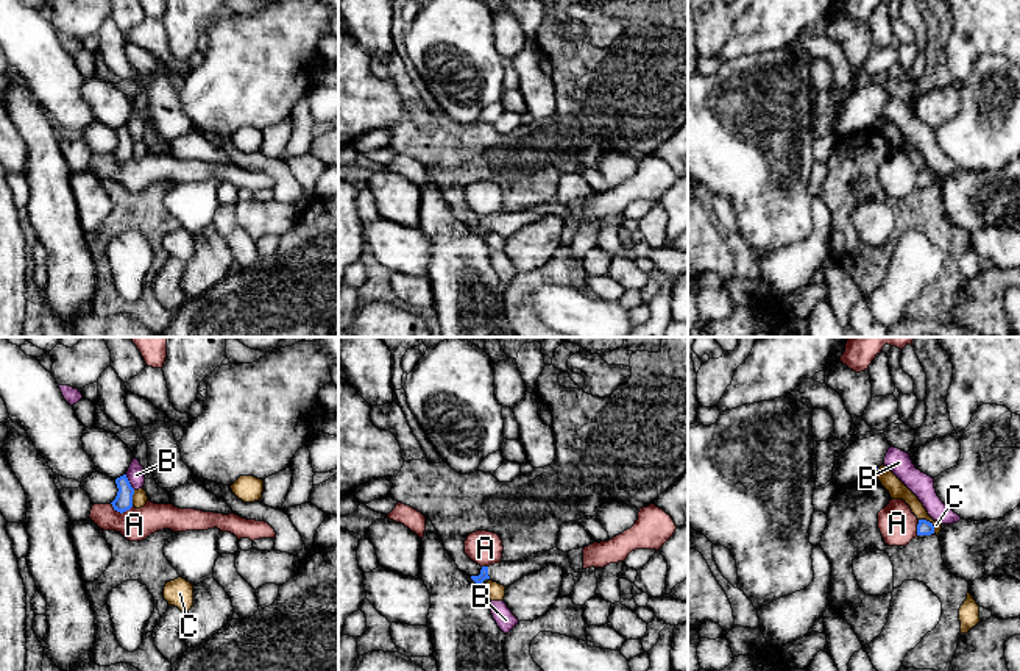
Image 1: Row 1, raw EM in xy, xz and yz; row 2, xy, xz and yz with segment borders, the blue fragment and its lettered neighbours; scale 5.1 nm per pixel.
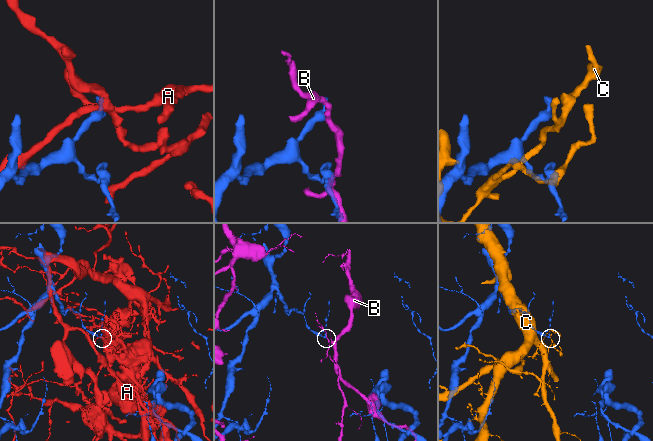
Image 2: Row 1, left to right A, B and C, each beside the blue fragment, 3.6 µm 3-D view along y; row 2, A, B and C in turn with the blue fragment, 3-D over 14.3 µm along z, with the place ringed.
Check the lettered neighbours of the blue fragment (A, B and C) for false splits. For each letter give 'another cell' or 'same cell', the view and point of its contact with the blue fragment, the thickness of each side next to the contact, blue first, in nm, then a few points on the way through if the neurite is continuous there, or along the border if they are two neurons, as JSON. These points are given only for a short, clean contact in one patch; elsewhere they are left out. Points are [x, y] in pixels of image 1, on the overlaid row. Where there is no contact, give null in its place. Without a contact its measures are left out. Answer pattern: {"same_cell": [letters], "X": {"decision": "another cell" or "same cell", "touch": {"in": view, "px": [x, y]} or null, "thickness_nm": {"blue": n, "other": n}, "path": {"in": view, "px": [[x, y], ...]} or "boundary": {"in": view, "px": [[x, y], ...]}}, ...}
{"same_cell": [], "A": {"decision": "another cell", "touch": {"in": "xy", "px": [122, 512]}, "thickness_nm": {"blue": 100, "other": 170}}, "B": {"decision": "another cell", "touch": {"in": "xy", "px": [128, 482]}, "thickness_nm": {"blue": 100, "other": 100}}, "C": {"decision": "another cell", "touch": {"in": "yz", "px": [930, 523]}, "thickness_nm": {"blue": 80, "other": 90}}}

